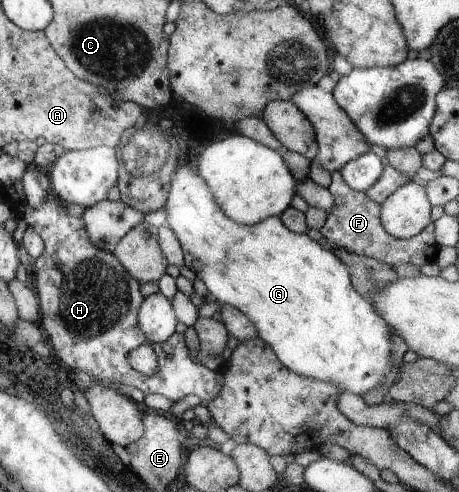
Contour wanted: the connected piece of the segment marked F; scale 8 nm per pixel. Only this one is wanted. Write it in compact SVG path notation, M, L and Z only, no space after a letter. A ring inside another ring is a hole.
M339 171L332 173L328 190L334 198L335 208L332 210L332 214L327 216L324 226L319 229L325 245L331 248L338 246L338 248L344 248L352 254L369 257L389 266L410 263L416 267L422 267L428 262L434 262L436 254L441 248L434 236L434 224L424 228L422 233L416 237L410 239L394 238L394 236L390 236L389 232L386 232L385 226L382 224L380 204L370 200L366 193L349 188Z

